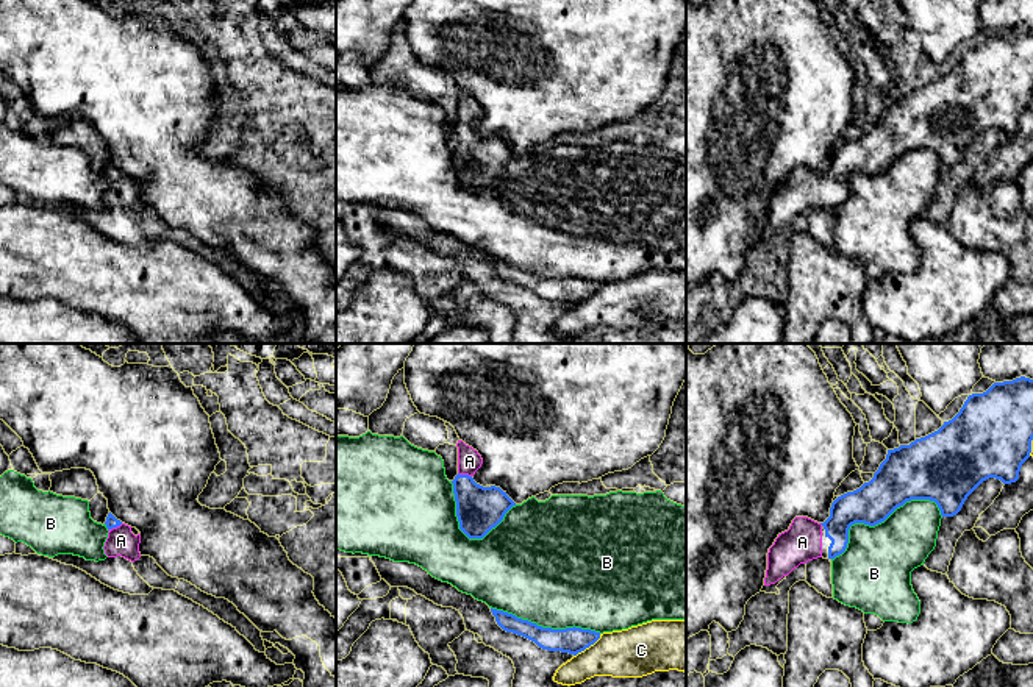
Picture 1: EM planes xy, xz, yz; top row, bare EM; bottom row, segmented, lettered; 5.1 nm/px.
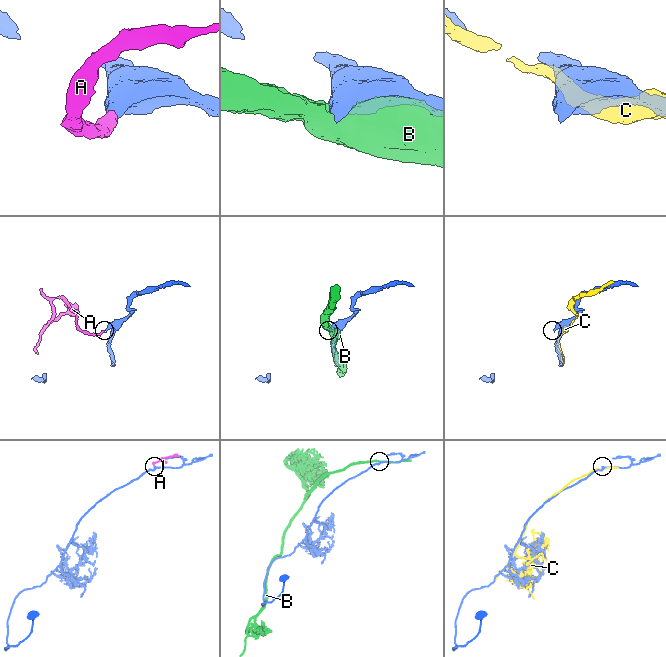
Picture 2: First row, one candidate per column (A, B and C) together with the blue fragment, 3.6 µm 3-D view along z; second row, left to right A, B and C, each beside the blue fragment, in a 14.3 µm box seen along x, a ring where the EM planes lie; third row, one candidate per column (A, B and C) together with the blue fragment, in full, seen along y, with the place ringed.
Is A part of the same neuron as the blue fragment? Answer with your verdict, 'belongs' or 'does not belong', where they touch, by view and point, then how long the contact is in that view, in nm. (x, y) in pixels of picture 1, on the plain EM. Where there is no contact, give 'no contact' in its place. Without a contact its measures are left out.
belongs | xy (114, 177) | 90 nm

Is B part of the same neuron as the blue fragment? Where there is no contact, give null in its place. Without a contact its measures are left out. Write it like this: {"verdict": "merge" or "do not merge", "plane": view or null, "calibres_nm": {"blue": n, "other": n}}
{"verdict": "do not merge", "plane": "yz", "calibres_nm": {"blue": 240, "other": 360}}

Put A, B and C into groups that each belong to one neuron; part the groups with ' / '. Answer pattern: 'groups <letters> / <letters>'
groups A / B / C

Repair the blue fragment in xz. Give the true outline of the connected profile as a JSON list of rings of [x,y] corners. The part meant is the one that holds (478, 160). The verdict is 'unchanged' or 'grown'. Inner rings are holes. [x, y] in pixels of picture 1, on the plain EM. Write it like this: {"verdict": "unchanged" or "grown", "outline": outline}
{"verdict": "grown", "outline": [[[458,91],[458,125],[452,131],[459,180],[469,189],[483,189],[516,153],[500,137],[474,131],[483,109],[477,100]]]}

